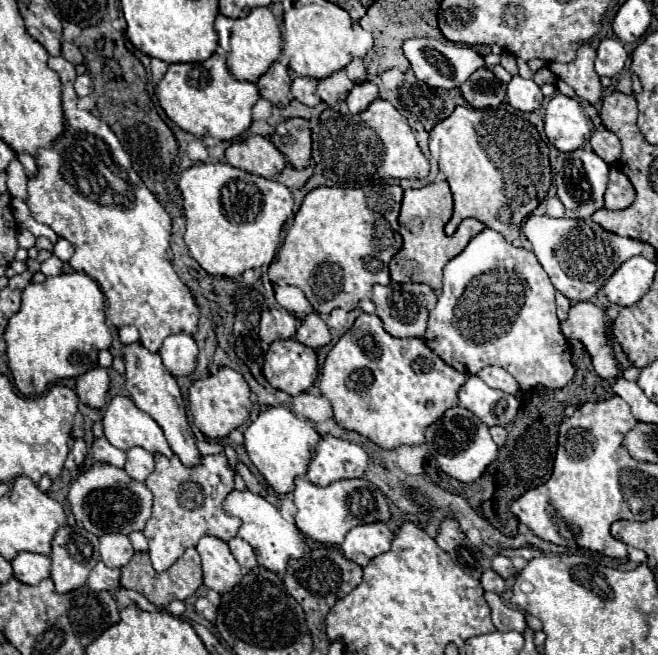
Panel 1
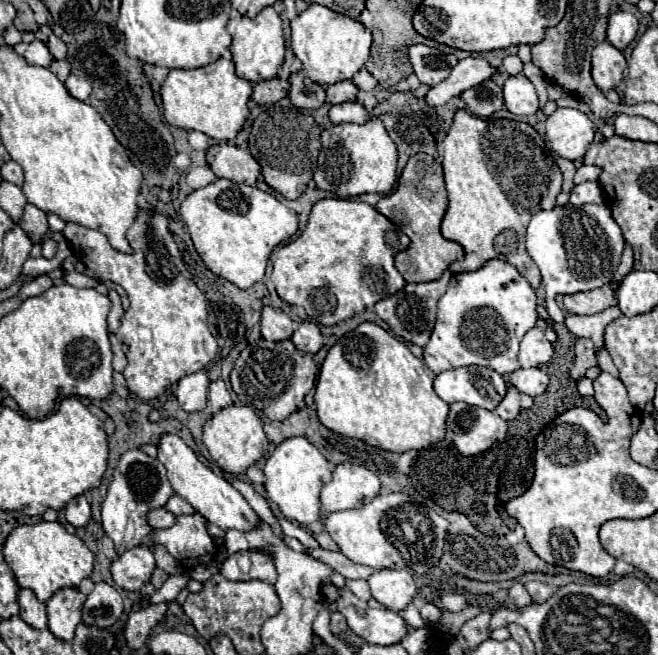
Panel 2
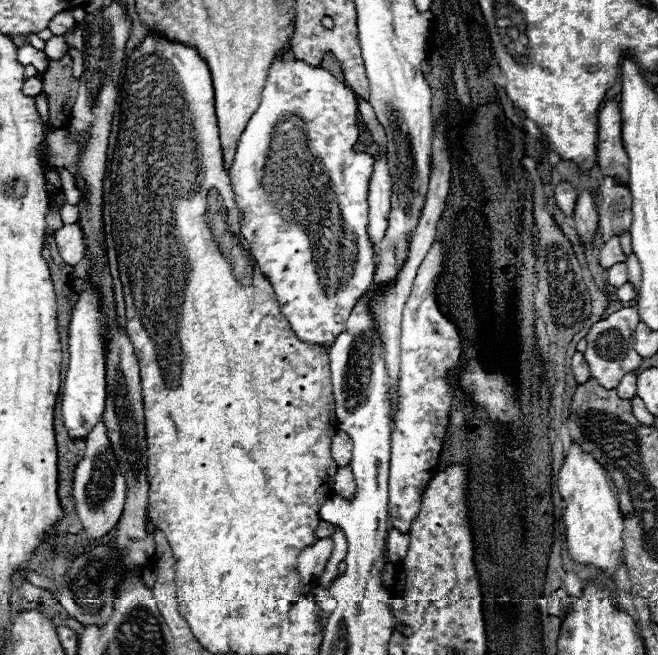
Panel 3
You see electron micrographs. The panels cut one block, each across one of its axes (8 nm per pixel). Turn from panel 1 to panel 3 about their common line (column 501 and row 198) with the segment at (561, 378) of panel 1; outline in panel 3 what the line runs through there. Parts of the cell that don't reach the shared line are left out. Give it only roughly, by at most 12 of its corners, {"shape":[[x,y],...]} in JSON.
{"shape":[[276,60],[230,182],[298,340],[374,274],[356,94]]}

